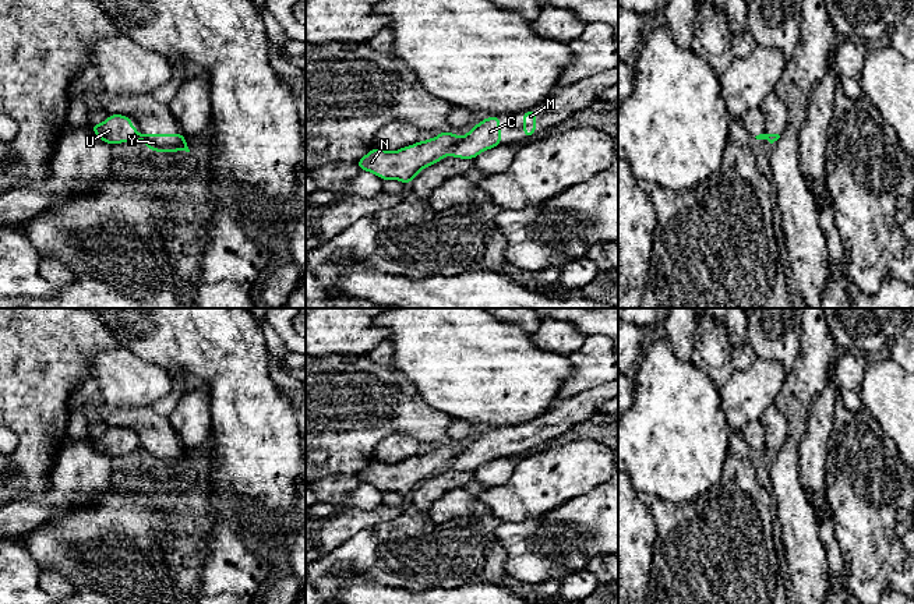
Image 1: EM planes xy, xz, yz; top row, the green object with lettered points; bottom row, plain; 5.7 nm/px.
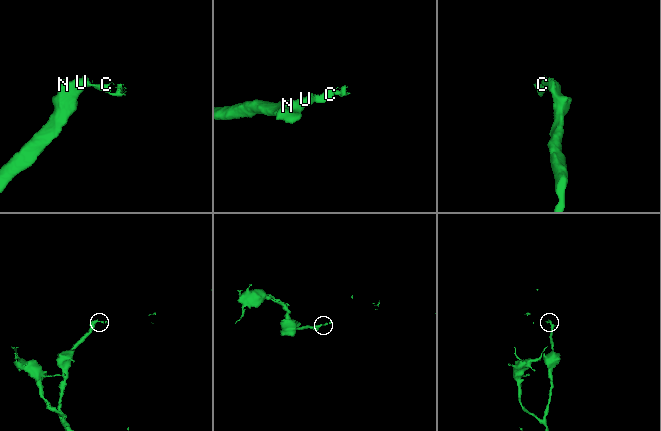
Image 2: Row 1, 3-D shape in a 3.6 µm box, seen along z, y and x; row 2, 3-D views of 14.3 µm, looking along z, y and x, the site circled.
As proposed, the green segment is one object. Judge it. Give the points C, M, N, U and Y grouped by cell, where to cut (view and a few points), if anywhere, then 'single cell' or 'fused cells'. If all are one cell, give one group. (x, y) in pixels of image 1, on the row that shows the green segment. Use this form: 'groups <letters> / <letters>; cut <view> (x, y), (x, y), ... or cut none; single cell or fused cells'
groups C M Y / N U; cut xz (459, 140), (450, 149); fused cells

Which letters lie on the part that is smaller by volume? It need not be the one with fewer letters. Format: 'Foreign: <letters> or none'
Foreign: C, M, Y

